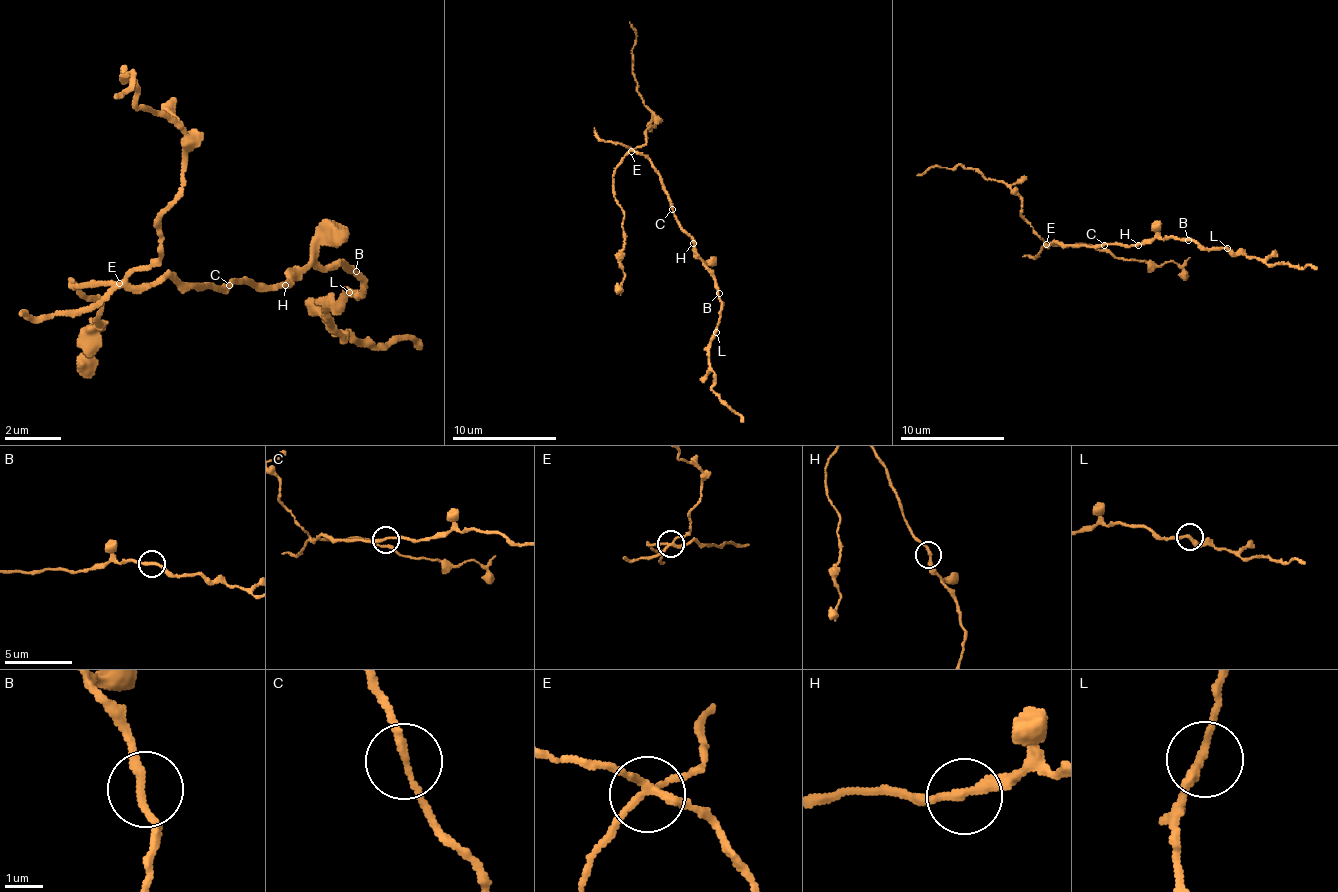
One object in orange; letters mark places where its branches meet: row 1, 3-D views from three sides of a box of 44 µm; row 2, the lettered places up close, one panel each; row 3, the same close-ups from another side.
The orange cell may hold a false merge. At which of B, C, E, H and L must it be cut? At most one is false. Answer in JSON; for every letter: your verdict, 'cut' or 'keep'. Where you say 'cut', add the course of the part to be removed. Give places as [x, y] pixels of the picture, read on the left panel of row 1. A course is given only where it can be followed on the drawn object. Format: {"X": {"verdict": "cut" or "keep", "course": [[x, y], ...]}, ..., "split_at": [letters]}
{"B": {"verdict": "keep"}, "C": {"verdict": "keep"}, "E": {"verdict": "cut", "course": [[117, 285], [159, 250], [173, 200], [180, 158], [180, 130], [138, 109], [124, 74], [131, 74], [117, 95]]}, "H": {"verdict": "keep"}, "L": {"verdict": "keep"}, "split_at": ["E"]}

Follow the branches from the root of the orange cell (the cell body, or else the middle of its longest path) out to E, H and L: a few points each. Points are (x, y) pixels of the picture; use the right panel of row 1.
E: (1101, 245), (1054, 242), (1047, 245)
H: (1101, 245), (1138, 245)
L: (1101, 245), (1133, 245), (1151, 242), (1156, 237), (1172, 237), (1193, 240), (1206, 248), (1227, 248)

